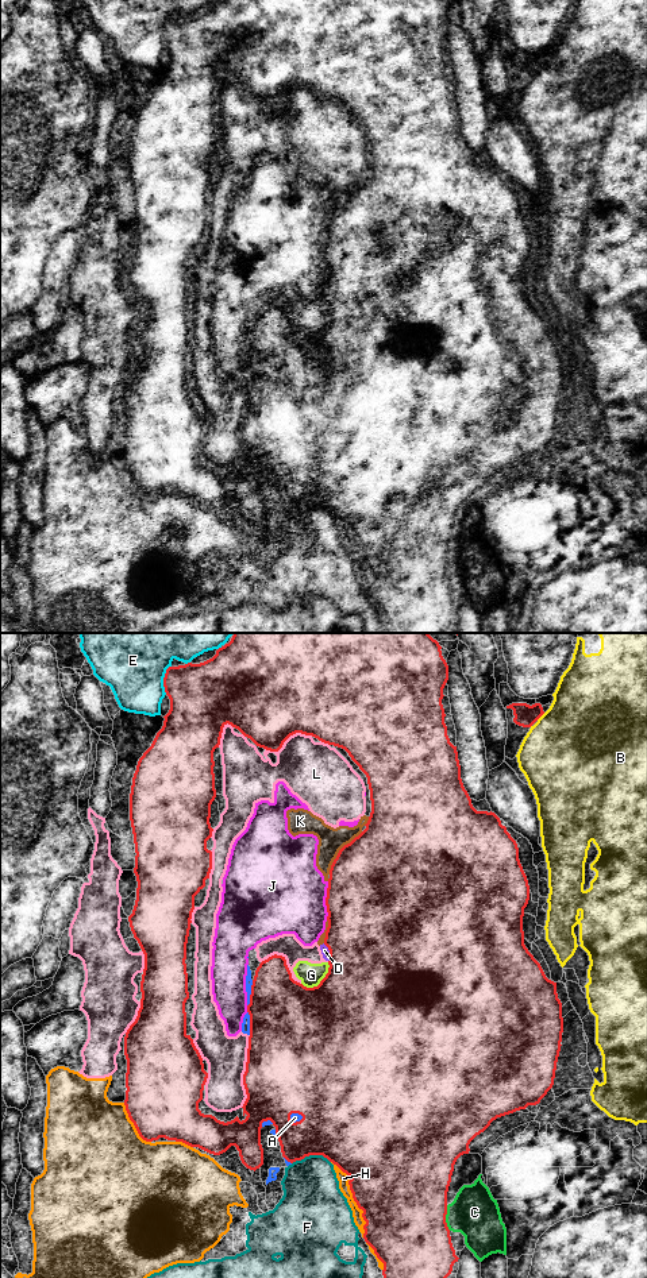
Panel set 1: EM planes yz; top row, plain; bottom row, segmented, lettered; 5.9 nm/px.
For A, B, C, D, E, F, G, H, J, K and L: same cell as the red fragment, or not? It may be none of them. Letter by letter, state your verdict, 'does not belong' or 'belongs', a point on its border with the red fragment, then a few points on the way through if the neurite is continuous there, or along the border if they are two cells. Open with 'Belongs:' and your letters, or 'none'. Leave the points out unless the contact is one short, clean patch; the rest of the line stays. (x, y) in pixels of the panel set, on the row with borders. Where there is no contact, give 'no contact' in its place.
Belongs: K
A: does not belong; meets red in yz at (251, 993)
B: does not belong; meets red in yz at (540, 715)
C: does not belong; meets red in yz at (445, 1217)
D: does not belong; meets red in yz at (330, 953)
E: does not belong; meets red in yz at (164, 680)
F: does not belong; meets red in yz at (311, 1154)
G: does not belong; meets red in yz at (320, 981)
H: does not belong; meets red in yz at (353, 1197)
J: does not belong; meets red in yz at (326, 900)
K: belongs; meets red in yz at (339, 850)
L: does not belong; meets red in yz at (245, 1072)

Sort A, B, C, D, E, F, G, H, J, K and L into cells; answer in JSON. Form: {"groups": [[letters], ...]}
{"groups": [["A", "D", "G", "J", "L"], ["B"], ["C"], ["E"], ["F", "H"], ["K"]]}

